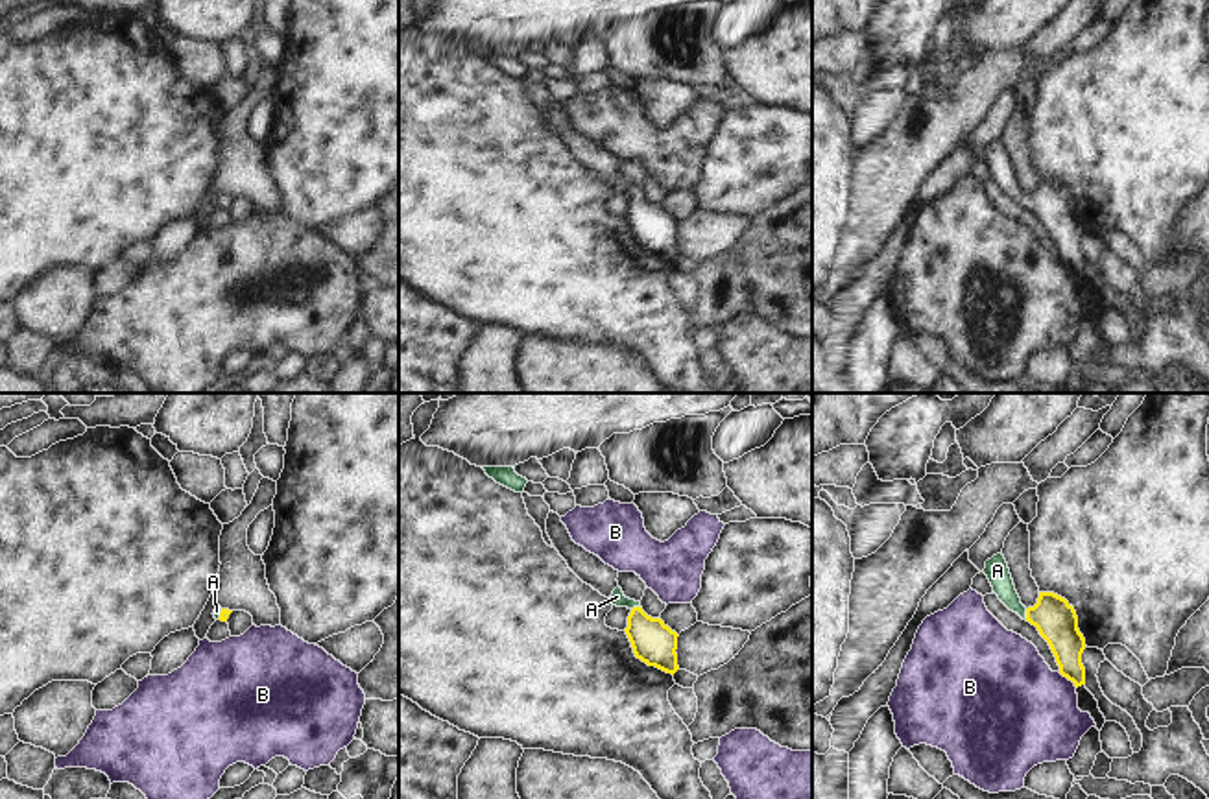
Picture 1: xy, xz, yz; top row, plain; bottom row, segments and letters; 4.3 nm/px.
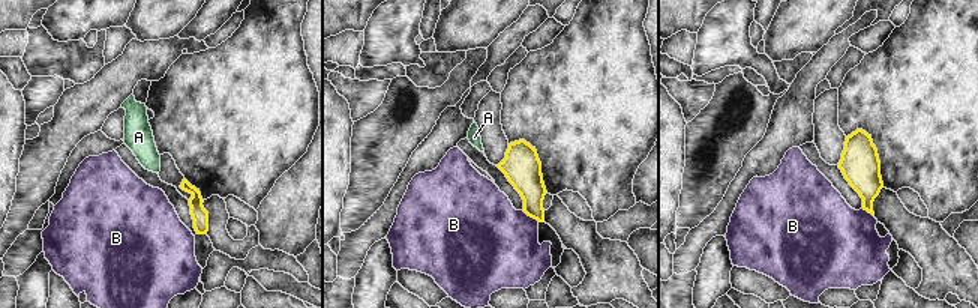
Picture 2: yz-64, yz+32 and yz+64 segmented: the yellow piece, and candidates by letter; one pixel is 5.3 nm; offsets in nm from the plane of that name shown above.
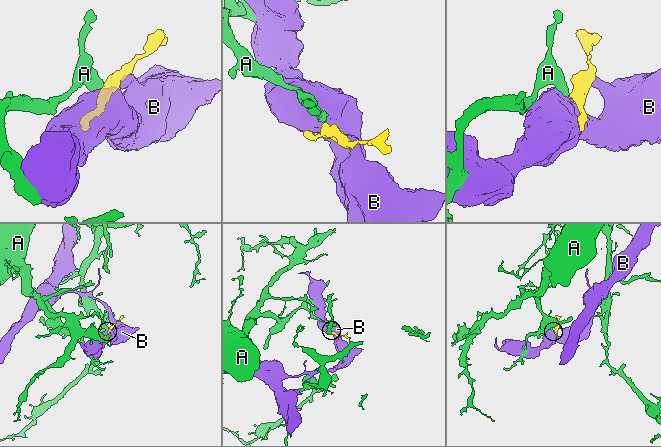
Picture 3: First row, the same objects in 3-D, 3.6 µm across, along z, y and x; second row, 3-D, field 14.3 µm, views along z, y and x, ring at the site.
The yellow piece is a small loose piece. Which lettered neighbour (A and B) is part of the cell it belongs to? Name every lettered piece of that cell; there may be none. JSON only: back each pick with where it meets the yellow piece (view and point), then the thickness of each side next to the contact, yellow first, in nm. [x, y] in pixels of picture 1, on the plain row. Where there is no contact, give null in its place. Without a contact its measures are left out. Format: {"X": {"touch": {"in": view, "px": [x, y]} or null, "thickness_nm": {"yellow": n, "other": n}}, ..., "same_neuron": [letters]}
{"A": {"touch": {"in": "yz", "px": [1027, 202]}, "thickness_nm": {"yellow": 180, "other": 100}}, "same_neuron": ["A"]}

